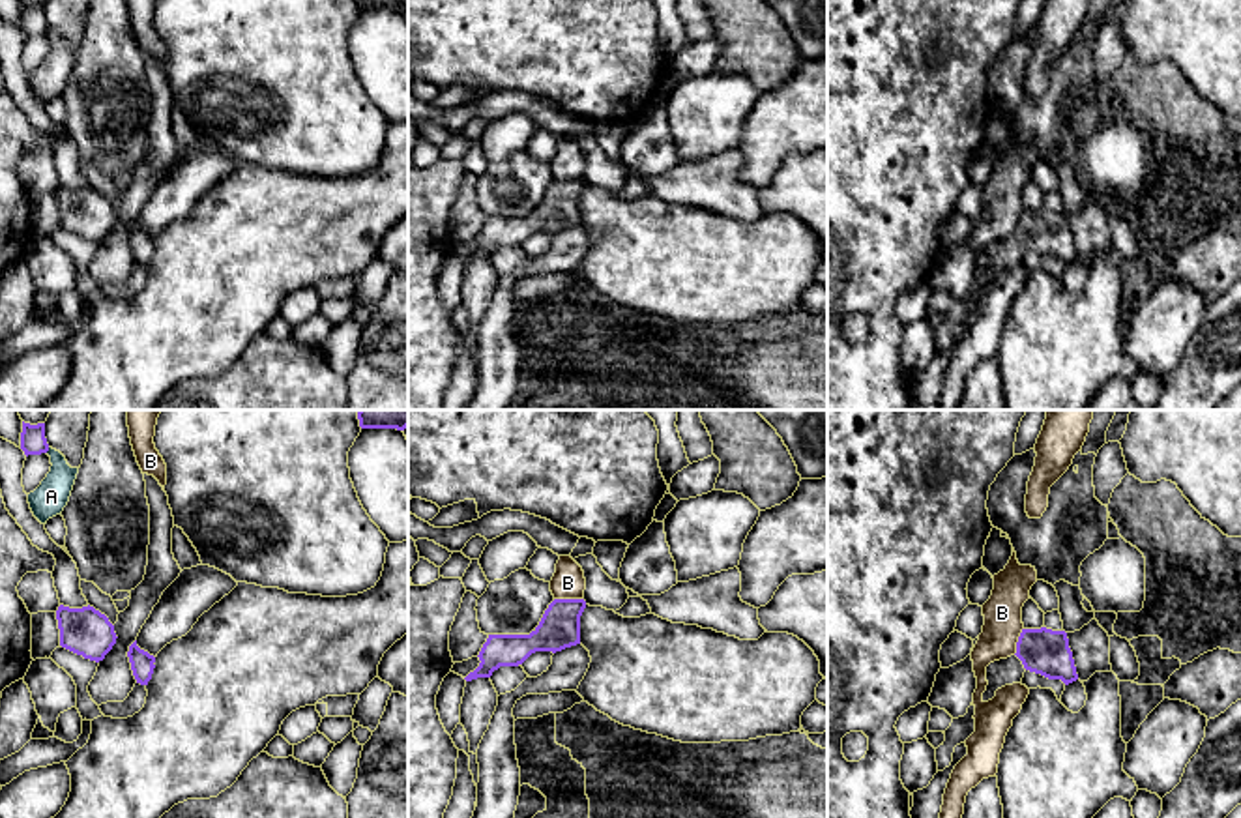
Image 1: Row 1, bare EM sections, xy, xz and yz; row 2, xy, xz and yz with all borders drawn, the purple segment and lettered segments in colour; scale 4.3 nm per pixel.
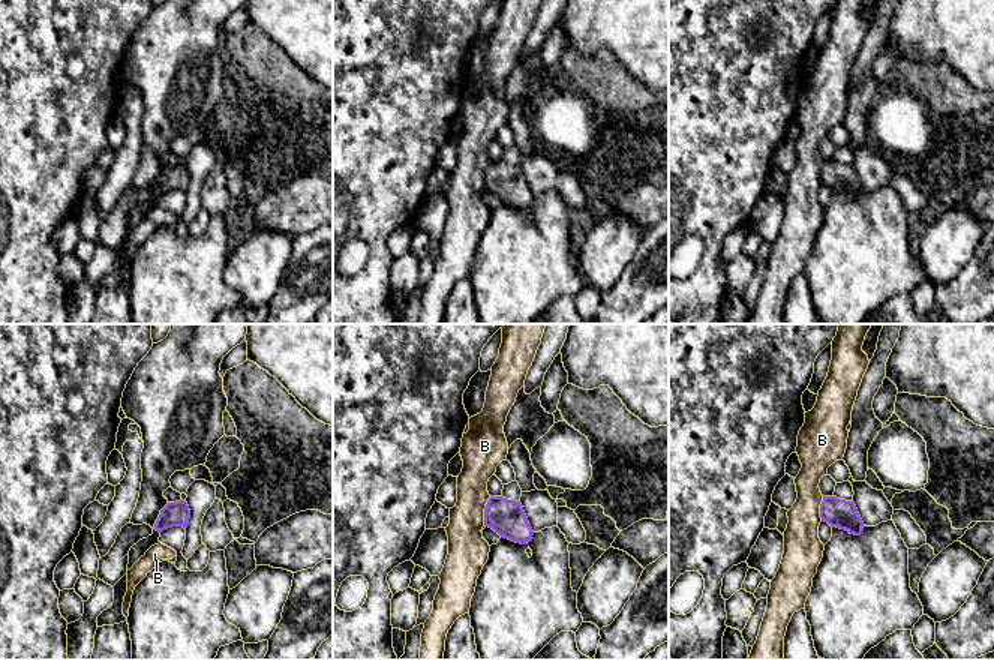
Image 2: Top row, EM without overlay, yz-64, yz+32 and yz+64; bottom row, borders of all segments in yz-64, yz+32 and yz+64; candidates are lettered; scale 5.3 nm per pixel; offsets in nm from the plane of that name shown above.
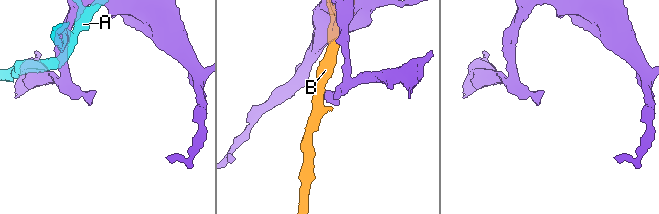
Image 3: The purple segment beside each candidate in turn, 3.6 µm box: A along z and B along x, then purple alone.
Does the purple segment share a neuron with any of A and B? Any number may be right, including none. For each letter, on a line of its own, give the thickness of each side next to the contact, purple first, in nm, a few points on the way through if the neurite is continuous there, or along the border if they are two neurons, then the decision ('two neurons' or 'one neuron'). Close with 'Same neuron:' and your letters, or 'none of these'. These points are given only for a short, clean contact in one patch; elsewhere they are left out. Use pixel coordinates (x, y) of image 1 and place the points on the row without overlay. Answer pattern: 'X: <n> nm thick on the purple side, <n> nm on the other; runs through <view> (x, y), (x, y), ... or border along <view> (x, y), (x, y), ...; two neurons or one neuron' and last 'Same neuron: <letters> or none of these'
A: 110 nm thick on the purple side, 150 nm on the other; two neurons
B: 180 nm thick on the purple side, 140 nm on the other; two neurons
Same neuron: none of these

